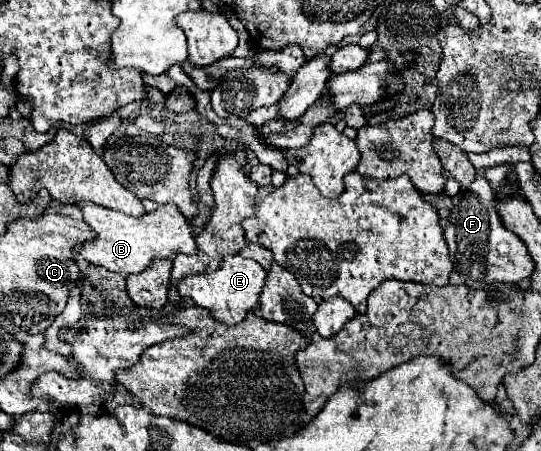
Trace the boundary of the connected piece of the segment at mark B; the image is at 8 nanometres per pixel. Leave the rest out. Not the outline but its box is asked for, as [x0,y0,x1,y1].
[76,203,196,275]

